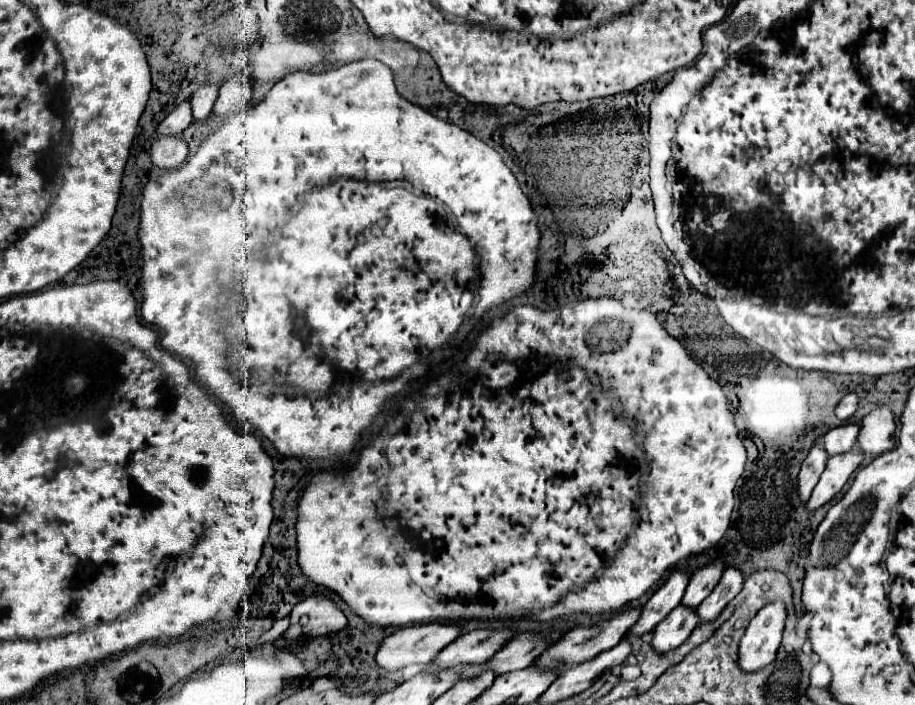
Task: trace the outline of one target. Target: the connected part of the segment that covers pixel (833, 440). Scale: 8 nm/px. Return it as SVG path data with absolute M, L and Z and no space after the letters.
M847 422L845 426L837 426L829 430L823 438L823 446L829 452L829 456L841 454L841 452L851 450L857 444L857 436L859 436L859 424Z

